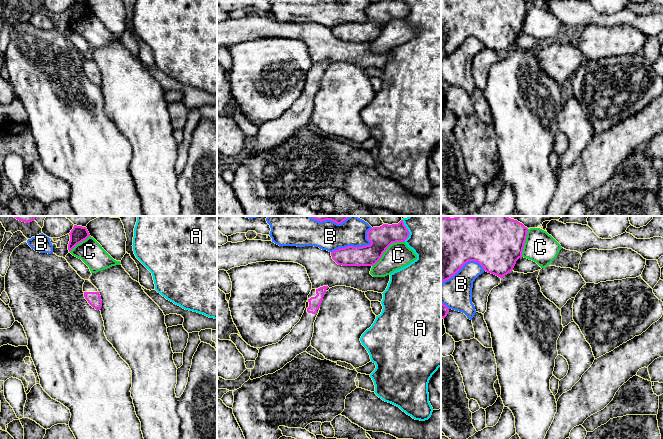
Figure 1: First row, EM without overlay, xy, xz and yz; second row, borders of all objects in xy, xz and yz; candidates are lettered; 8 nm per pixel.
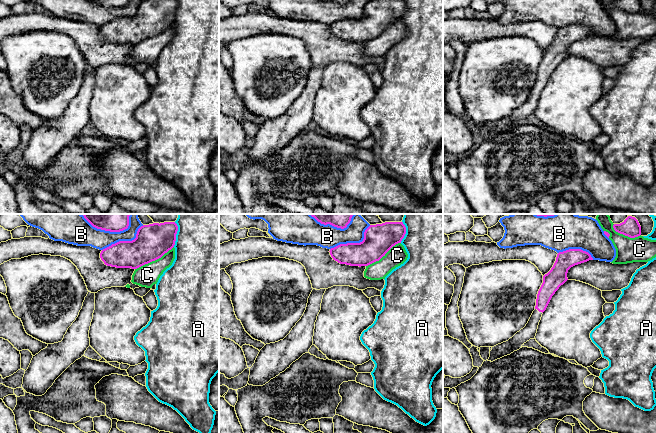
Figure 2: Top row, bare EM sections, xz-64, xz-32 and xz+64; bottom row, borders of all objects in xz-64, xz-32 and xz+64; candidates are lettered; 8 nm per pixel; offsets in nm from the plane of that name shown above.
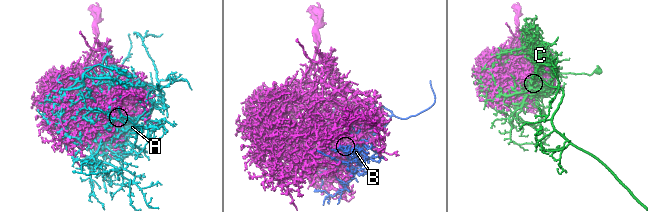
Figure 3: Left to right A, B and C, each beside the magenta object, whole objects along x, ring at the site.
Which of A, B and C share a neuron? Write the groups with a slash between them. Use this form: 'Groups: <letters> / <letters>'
Groups: A / B / C

